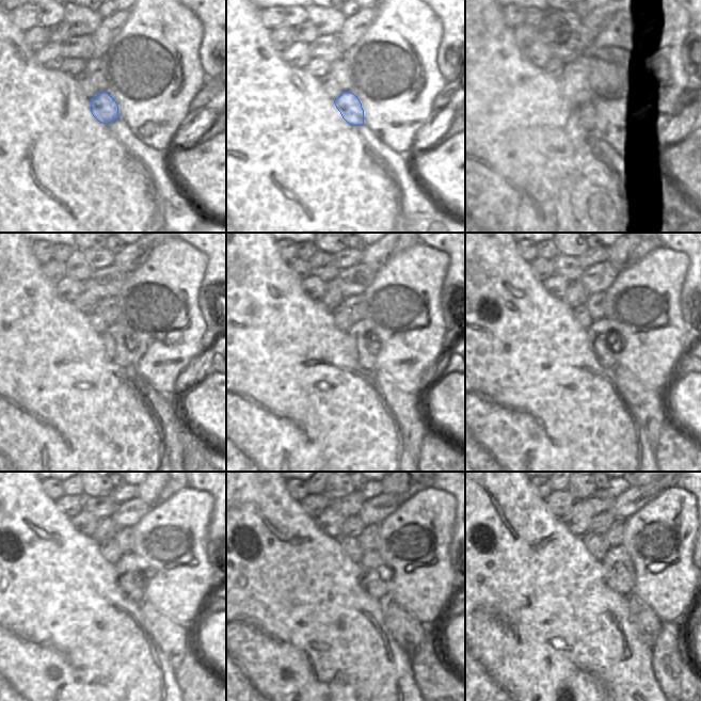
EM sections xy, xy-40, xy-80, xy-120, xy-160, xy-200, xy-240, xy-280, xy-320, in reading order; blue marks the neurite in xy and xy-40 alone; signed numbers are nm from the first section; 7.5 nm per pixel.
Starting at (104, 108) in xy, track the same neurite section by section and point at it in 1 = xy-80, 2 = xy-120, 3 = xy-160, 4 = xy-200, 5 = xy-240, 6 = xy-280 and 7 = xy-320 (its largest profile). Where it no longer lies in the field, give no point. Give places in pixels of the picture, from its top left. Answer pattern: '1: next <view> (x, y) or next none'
1: next xy-80 (592, 105)
2: next xy-120 (121, 347)
3: next xy-160 (367, 345)
4: next xy-200 (608, 345)
5: next xy-240 (131, 579)
6: next xy-280 (377, 578)
7: next xy-320 (621, 573)

